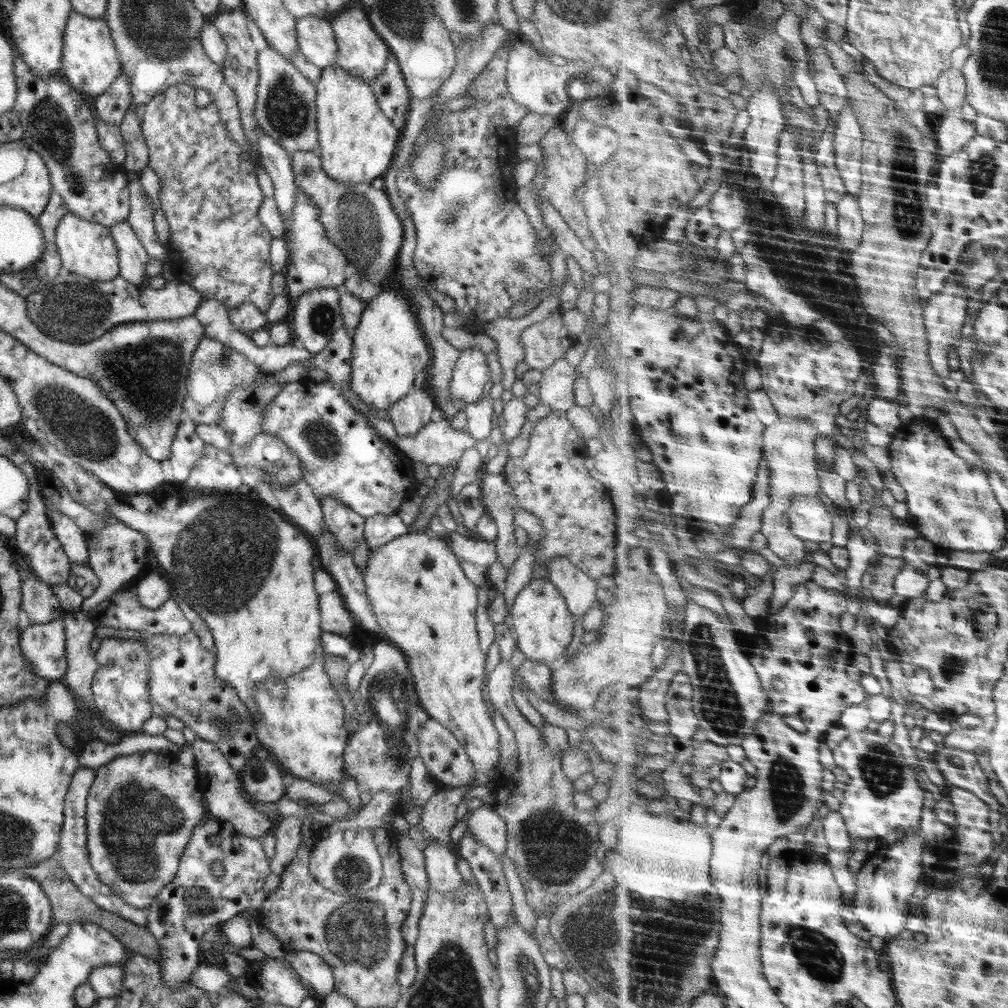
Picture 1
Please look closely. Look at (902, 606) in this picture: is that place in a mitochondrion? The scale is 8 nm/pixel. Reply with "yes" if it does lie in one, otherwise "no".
no

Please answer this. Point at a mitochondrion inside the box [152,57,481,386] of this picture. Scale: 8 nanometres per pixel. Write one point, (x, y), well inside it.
(354, 223)

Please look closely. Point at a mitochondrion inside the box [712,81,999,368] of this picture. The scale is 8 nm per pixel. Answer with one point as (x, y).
(907, 215)

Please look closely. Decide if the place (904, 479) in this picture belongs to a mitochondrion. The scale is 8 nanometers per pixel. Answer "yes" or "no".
no

